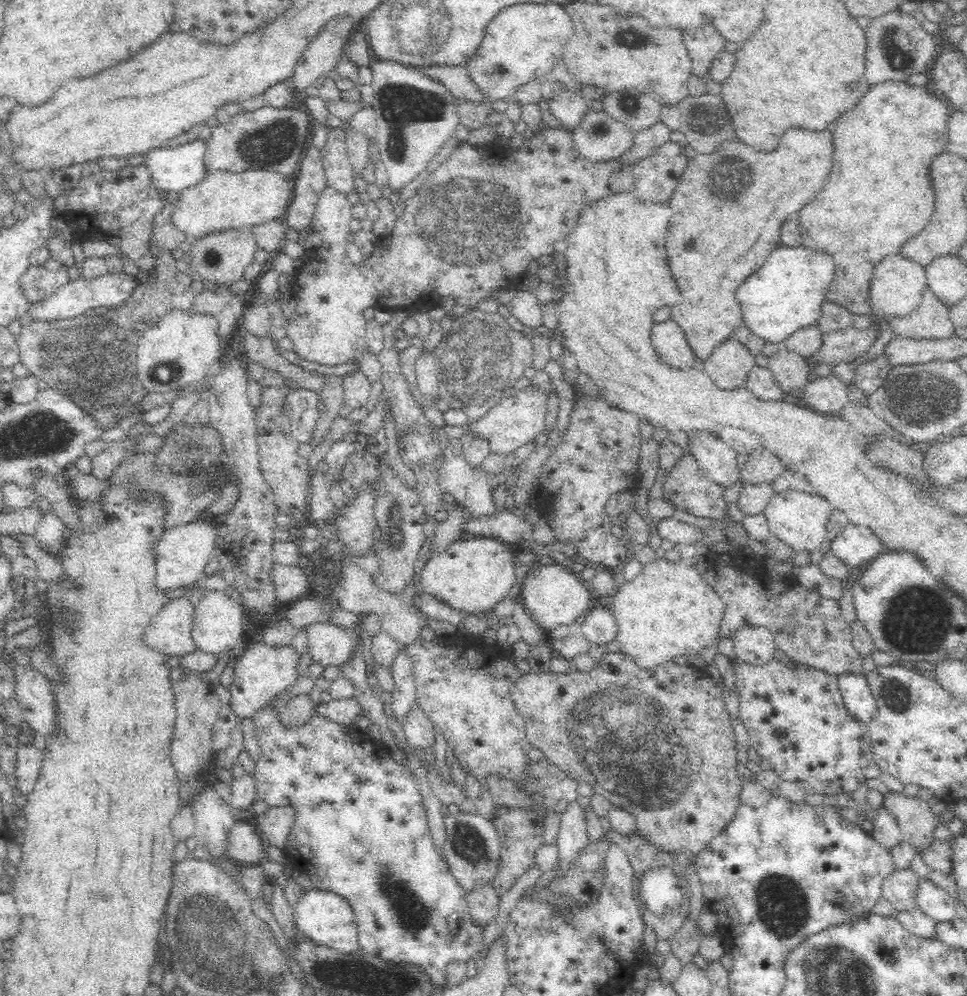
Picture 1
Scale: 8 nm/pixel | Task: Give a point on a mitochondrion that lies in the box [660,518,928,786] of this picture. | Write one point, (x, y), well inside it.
(895, 696)

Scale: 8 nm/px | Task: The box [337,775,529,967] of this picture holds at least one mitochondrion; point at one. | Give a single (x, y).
(412, 918)

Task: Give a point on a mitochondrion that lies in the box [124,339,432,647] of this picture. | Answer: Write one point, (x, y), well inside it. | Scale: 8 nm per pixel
(181, 448)

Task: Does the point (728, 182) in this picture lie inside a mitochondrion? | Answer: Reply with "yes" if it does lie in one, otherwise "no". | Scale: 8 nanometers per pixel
yes

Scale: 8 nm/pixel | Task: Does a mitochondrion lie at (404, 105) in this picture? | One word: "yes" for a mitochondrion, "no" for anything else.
yes

